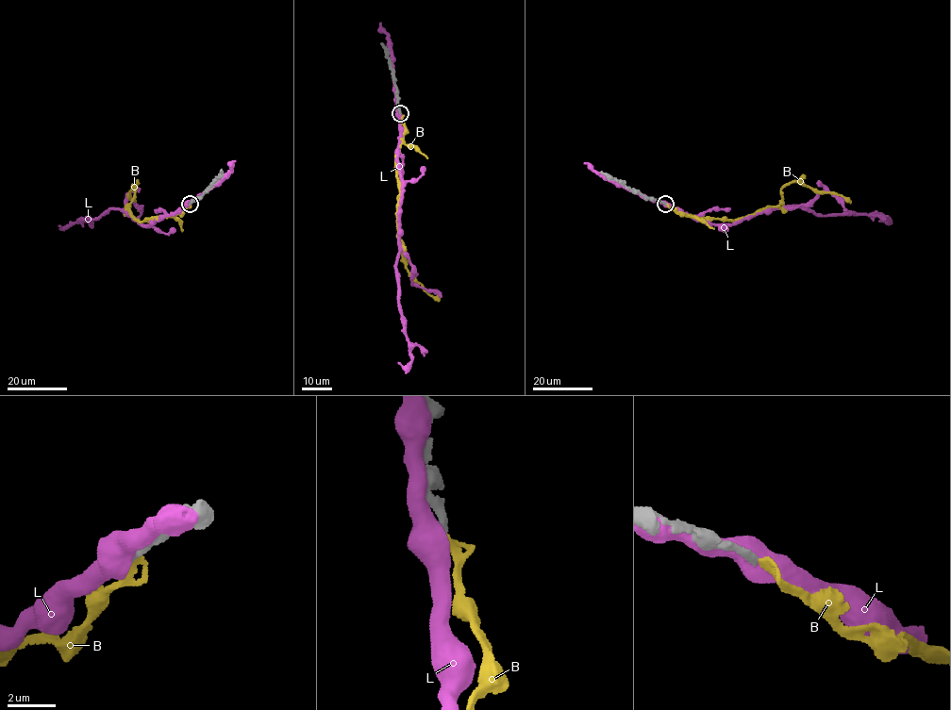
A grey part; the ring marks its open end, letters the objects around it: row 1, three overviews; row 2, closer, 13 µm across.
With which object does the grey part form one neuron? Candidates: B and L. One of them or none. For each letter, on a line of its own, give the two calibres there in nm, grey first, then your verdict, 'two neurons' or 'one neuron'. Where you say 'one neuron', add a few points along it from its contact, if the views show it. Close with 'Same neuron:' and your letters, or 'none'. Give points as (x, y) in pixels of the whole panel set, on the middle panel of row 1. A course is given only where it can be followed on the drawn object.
B: 320/280 nm | one neuron | via (400, 113), (405, 133), (395, 163), (400, 191), (397, 228), (402, 261), (408, 273), (439, 301)
L: 320/650 nm | two neurons
Same neuron: B

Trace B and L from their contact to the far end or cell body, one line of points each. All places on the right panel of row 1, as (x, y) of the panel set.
B: (665, 204), (679, 214), (734, 221), (775, 206), (781, 189), (793, 181), (835, 192), (850, 203)
L: (665, 204), (697, 220), (720, 224), (734, 224), (791, 206), (831, 216), (878, 213), (888, 221), (878, 221)

